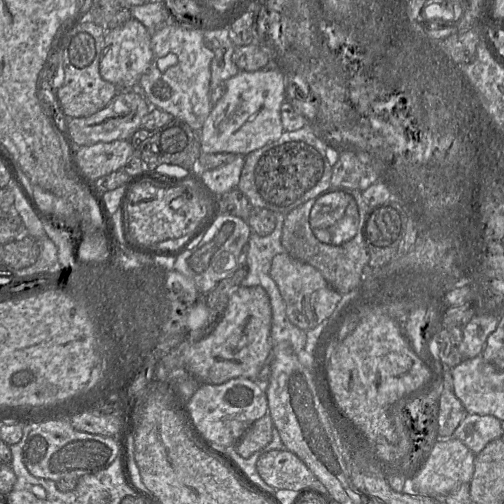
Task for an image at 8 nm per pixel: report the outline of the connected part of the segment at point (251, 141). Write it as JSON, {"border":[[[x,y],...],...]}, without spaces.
{"border":[[[280,70],[238,72],[225,82],[224,96],[212,107],[200,130],[201,153],[246,156],[284,133],[281,106],[286,101],[285,77]]]}

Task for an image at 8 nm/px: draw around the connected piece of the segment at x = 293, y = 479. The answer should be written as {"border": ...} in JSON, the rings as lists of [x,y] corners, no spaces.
{"border":[[[286,449],[271,450],[261,454],[256,463],[256,470],[260,478],[275,490],[288,489],[300,492],[305,489],[316,489],[311,487],[316,477],[303,461]]]}

